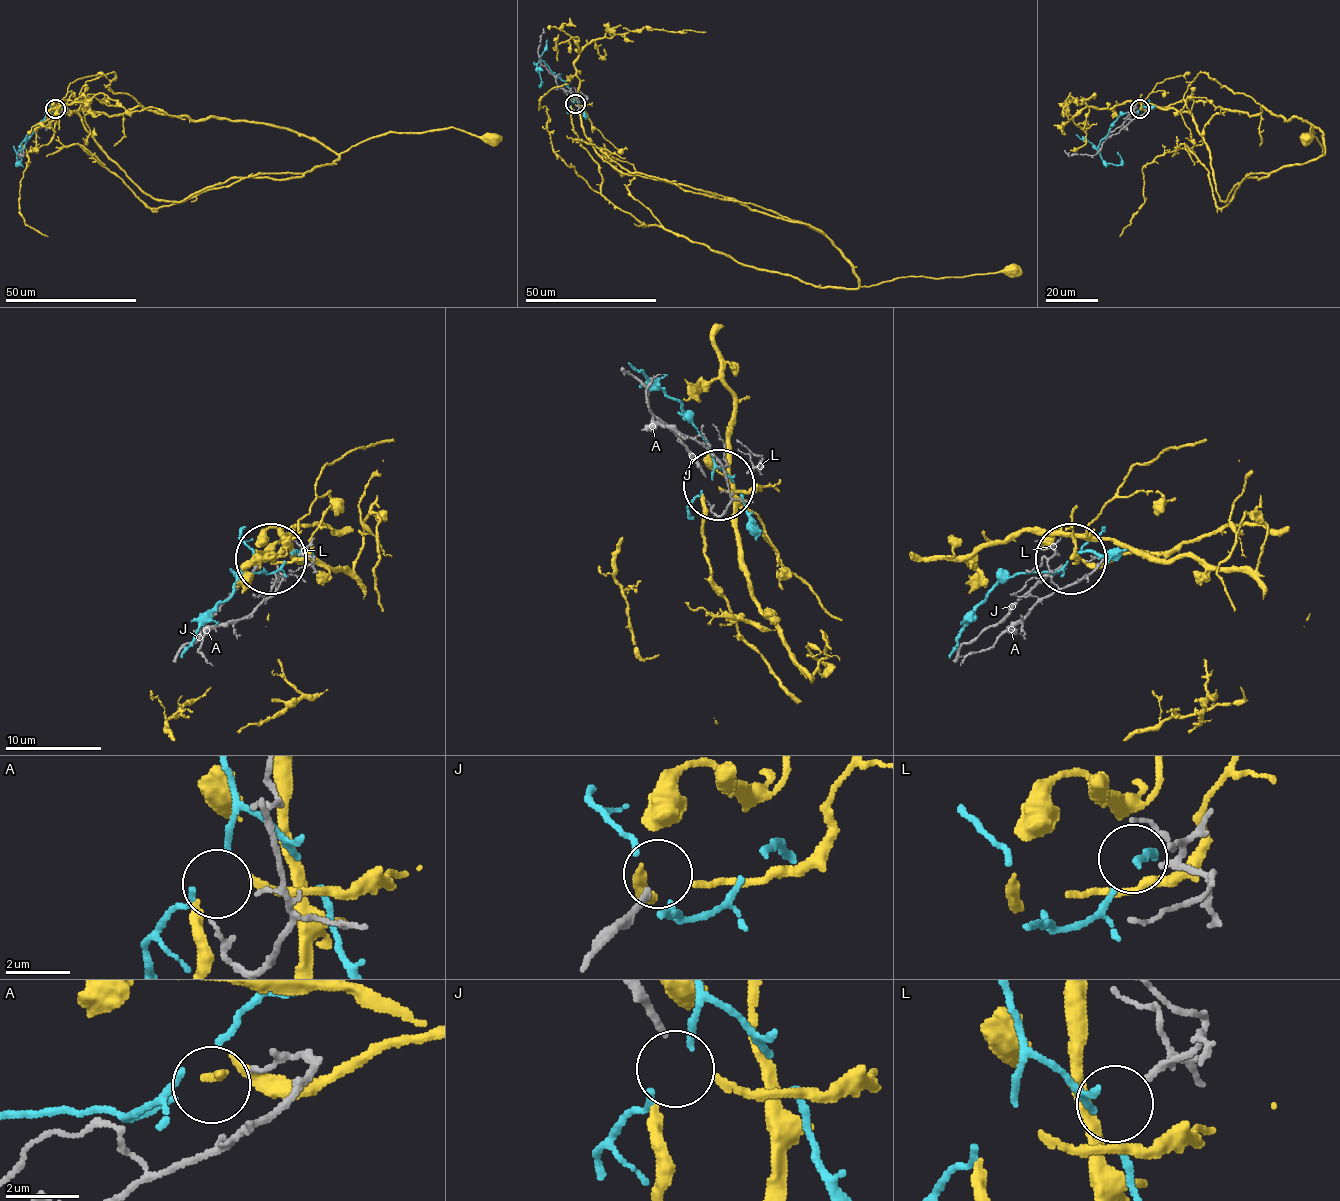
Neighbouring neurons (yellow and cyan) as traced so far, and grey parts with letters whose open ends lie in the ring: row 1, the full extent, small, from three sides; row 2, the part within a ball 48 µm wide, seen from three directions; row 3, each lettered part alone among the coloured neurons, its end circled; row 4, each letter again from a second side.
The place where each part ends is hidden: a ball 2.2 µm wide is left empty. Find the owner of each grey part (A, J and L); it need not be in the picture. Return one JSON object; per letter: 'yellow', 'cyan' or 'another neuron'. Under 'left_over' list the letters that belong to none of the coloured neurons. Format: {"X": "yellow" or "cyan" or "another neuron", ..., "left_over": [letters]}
{"A": "cyan", "J": "yellow", "L": "another neuron", "left_over": ["L"]}

